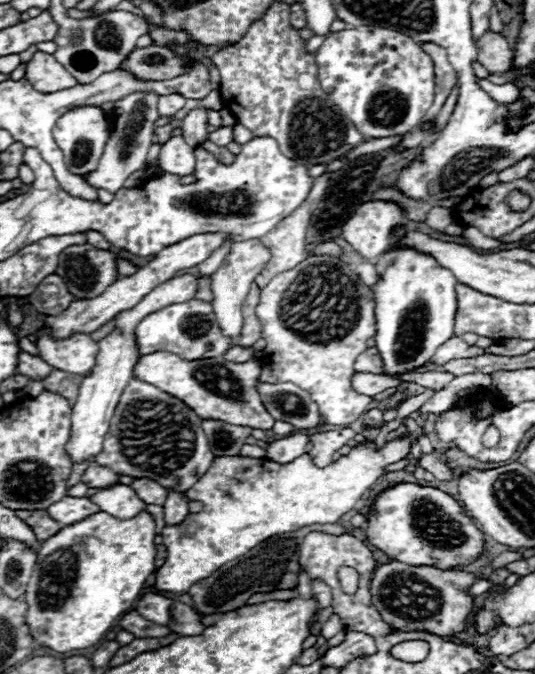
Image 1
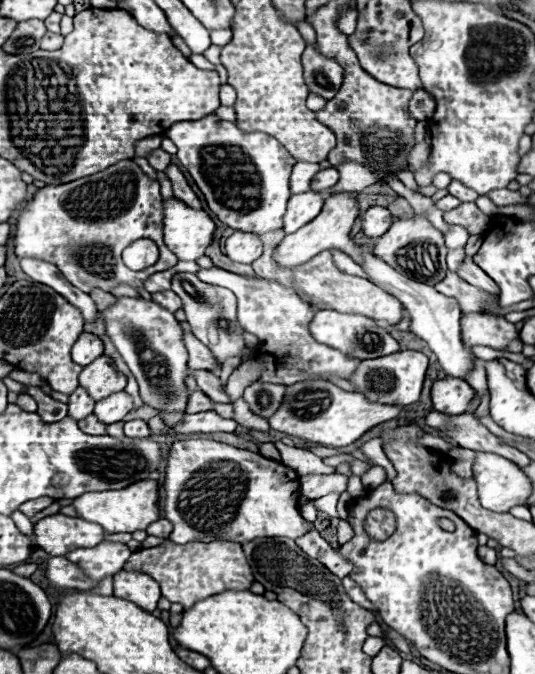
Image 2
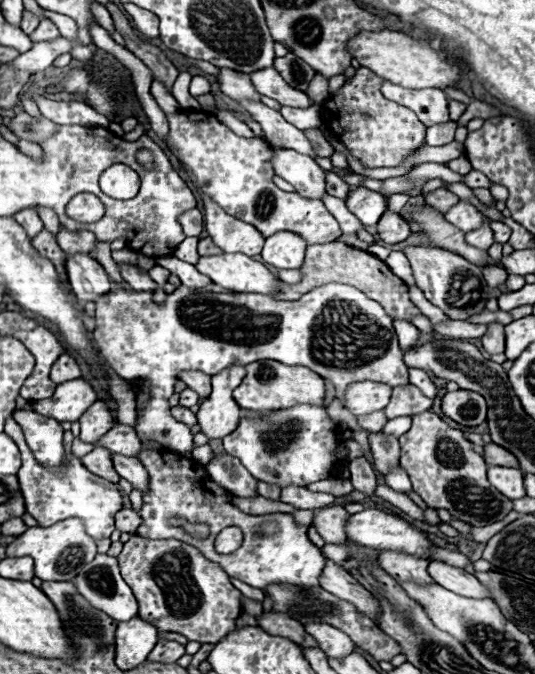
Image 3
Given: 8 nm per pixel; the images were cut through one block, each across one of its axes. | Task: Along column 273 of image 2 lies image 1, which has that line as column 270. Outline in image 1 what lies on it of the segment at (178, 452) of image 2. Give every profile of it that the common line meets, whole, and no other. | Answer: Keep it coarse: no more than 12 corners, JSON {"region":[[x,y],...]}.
{"region":[[412,434],[302,454],[214,458],[164,526],[156,588],[188,592],[270,536],[334,524]]}

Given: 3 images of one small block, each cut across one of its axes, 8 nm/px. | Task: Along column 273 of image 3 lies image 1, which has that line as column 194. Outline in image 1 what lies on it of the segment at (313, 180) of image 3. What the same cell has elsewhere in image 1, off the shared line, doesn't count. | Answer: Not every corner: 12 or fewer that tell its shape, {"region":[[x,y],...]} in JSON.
{"region":[[172,136],[160,150],[158,166],[168,174],[190,174],[194,148]]}

